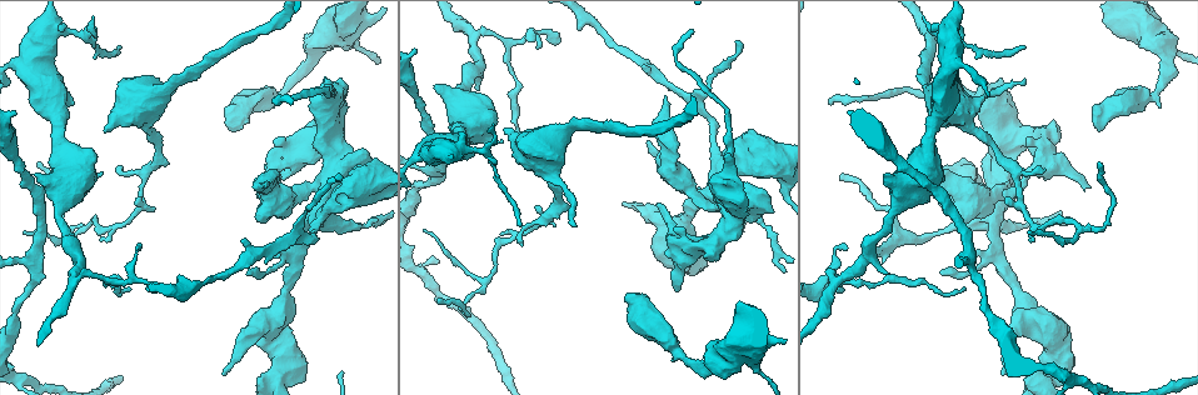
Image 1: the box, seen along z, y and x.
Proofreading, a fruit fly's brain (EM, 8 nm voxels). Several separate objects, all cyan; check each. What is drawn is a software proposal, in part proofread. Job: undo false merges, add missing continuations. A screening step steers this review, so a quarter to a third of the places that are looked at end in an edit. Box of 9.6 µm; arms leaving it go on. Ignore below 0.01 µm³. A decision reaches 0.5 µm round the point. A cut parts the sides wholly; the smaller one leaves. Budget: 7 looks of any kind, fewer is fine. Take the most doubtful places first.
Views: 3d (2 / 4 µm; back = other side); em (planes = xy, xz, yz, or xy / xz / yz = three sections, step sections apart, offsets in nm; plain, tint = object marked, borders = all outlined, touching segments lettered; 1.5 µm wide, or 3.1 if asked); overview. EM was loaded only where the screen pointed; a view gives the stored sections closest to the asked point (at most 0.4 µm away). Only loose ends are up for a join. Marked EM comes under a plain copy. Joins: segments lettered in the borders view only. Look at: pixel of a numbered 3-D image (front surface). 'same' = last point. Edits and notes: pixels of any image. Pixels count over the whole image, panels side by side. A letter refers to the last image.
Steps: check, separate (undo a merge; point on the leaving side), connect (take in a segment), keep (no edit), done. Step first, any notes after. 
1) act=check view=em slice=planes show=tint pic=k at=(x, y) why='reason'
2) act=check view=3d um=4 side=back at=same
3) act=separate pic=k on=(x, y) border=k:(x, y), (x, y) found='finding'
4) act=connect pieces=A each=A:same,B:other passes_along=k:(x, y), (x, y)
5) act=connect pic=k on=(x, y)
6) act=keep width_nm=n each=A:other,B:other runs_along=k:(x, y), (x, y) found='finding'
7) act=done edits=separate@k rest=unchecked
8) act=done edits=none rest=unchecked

act=check view=em slice=xy step=4 show=borders pic=1 at=(1085, 188) why='an open end'

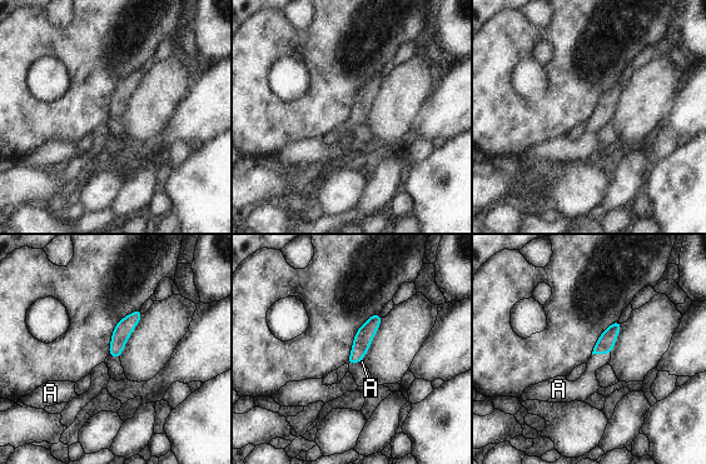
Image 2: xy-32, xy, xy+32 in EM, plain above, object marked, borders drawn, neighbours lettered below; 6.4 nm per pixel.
act=connect pieces=A width_nm=110 each=A:same passes_along=2:(605, 344), (601, 353), (587, 384) found='the cell continues'

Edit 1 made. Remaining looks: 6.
act=check view=em slice=yz step=8 show=borders pic=1 at=(575, 225) why='an open end'

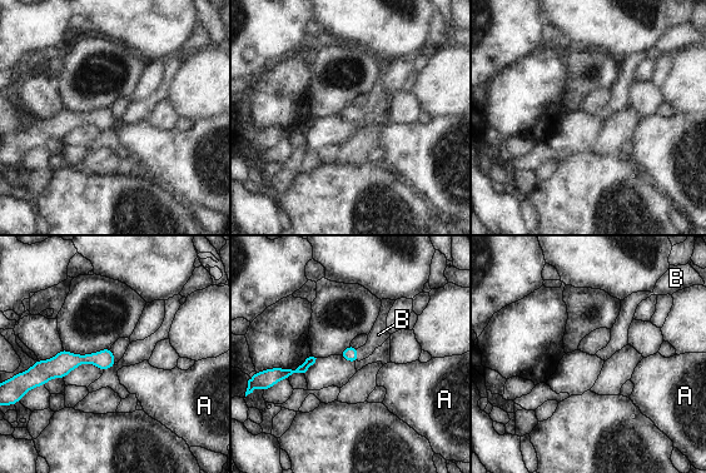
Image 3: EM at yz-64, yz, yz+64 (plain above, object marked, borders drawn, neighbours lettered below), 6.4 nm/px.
act=check view=em slice=planes show=borders at=same

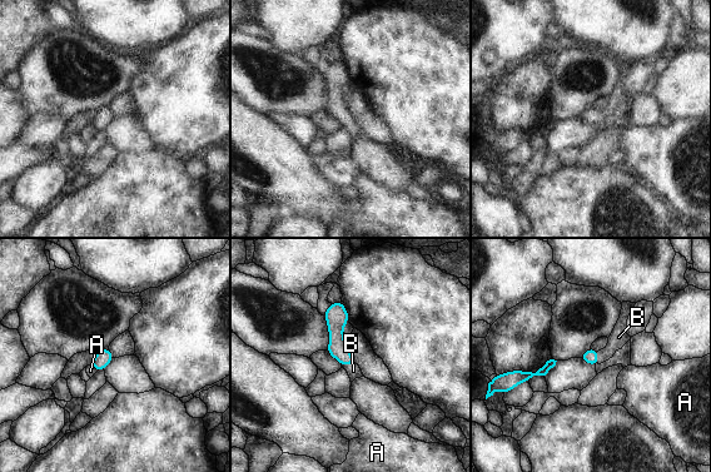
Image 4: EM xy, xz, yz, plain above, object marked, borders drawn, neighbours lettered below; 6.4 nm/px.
act=connect pieces=B width_nm=100 each=A:other,B:same passes_along=4:(337, 347), (348, 364), (353, 371) found='the cell continues'

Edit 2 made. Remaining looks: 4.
act=done edits=connect@2,connect@4 rest=unchecked

